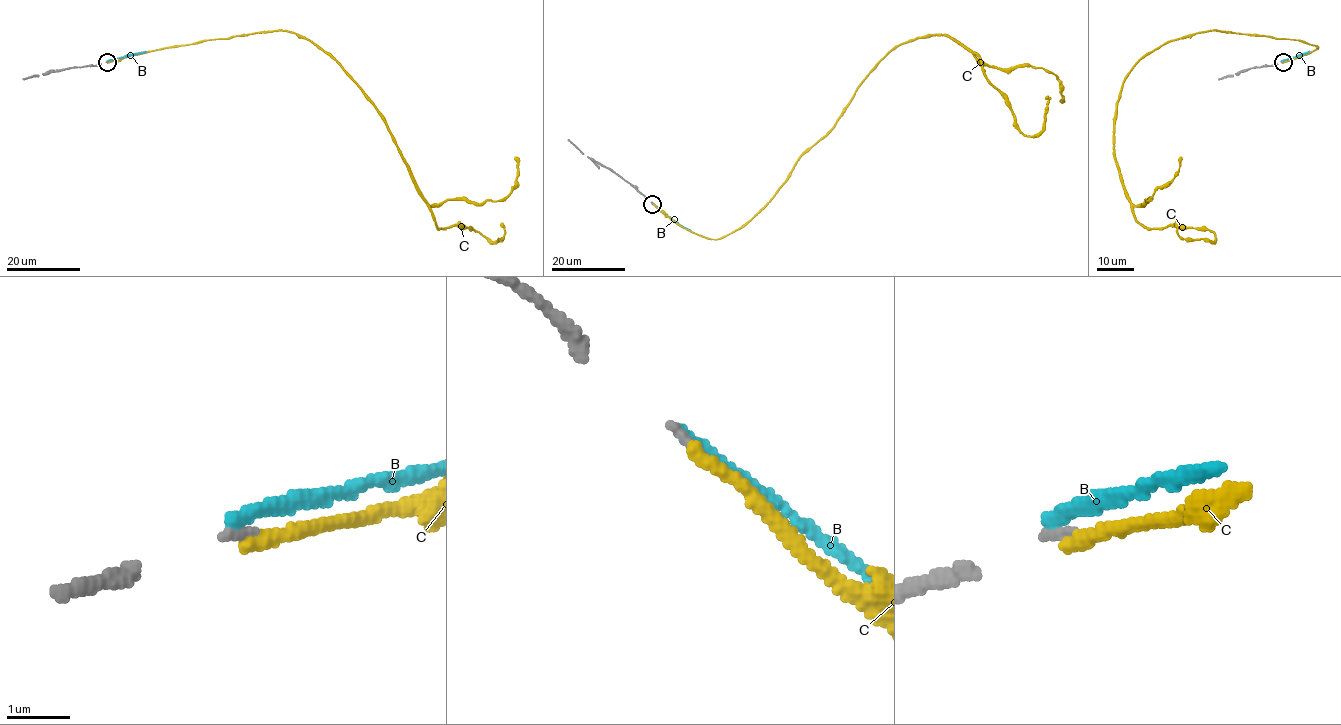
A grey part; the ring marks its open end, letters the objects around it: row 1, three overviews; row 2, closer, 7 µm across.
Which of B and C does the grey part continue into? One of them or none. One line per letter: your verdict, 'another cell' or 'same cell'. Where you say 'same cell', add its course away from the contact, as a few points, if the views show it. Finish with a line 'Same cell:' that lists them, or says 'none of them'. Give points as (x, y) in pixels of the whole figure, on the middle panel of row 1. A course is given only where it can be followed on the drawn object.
B: another cell
C: same cell; course (652, 203), (705, 237), (741, 228), (873, 67), (918, 37), (977, 55), (1027, 136), (1046, 97)
Same cell: C

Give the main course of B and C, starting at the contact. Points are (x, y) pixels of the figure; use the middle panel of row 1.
B: (651, 203), (691, 231)
C: (652, 203), (705, 237), (741, 228), (873, 67), (918, 37), (977, 55), (1027, 136), (1046, 97)

